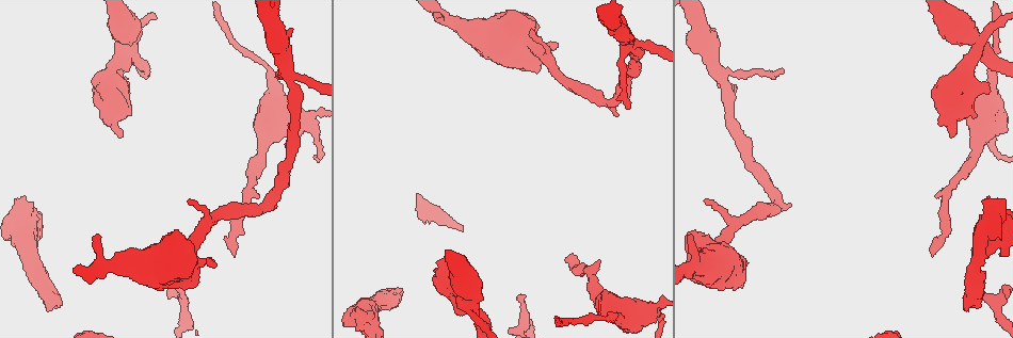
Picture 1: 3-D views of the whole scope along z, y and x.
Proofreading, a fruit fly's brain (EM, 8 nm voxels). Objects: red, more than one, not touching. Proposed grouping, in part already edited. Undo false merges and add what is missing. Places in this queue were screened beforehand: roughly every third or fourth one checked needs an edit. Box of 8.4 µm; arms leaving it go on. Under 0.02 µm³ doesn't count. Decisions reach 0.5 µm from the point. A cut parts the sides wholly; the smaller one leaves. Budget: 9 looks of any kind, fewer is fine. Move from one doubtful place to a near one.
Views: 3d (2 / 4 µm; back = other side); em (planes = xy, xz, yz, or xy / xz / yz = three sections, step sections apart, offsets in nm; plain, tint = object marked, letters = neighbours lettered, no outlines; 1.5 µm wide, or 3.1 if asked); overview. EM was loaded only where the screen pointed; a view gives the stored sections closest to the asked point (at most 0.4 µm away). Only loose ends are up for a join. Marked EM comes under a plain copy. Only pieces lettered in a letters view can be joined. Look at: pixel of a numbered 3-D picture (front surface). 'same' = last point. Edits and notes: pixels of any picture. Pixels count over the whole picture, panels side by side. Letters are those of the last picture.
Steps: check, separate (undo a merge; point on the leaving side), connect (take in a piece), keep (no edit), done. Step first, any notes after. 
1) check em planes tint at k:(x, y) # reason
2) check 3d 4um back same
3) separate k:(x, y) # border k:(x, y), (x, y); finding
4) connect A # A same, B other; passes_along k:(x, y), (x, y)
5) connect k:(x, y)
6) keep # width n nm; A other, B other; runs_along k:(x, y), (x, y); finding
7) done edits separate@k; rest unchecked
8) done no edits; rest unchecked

check em planes tint at 1:(573, 258) # end of a long branch

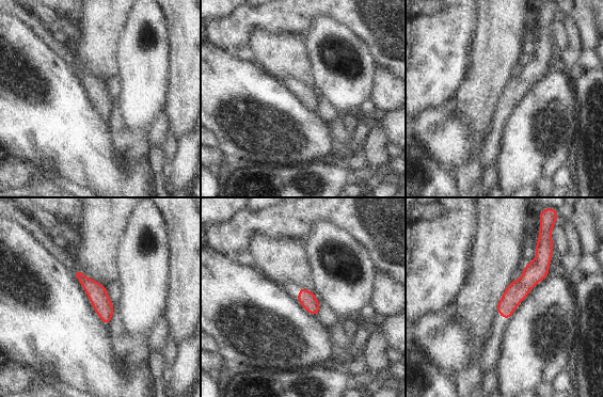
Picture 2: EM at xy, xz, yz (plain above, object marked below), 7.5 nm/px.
check em planes letters same # what lies round it

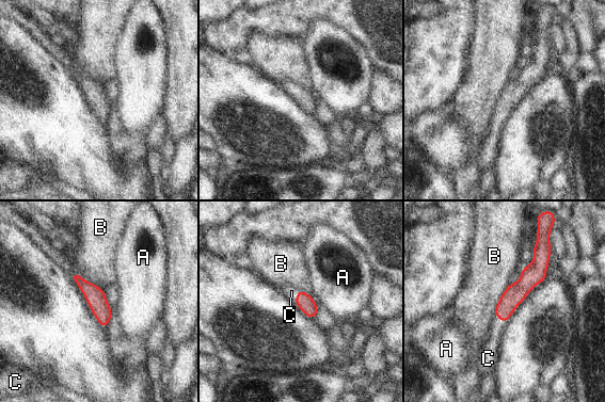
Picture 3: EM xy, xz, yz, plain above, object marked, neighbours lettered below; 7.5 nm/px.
connect C # A other, B other, C same; passes_along 3:(515, 293), (498, 318), (490, 348); it goes on there

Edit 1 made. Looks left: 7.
check overview # redraw

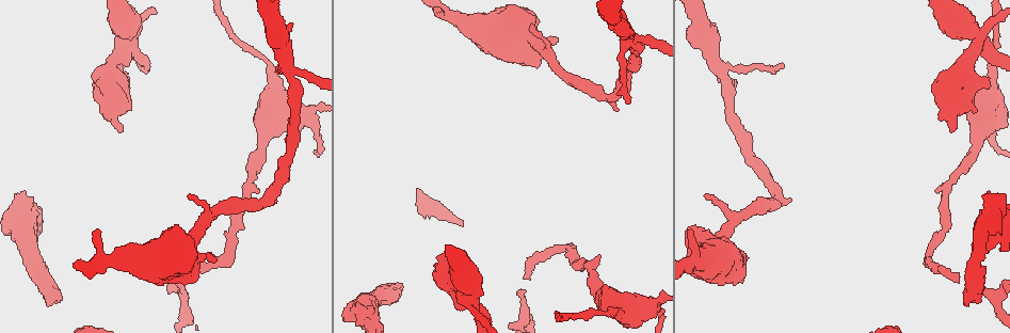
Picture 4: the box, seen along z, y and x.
check 3d 2um at 4:(46, 303)

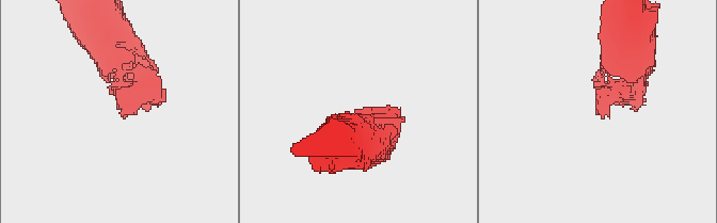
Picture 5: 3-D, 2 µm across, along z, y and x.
check em xy step 8 letters at 5:(362, 113) # shape alone is not enough

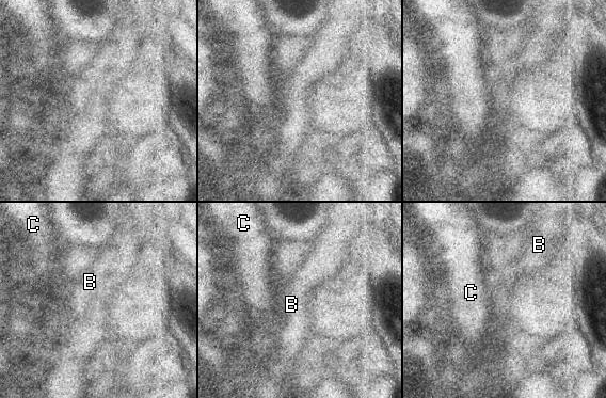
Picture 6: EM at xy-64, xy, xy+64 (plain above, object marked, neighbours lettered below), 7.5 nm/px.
check em planes letters same

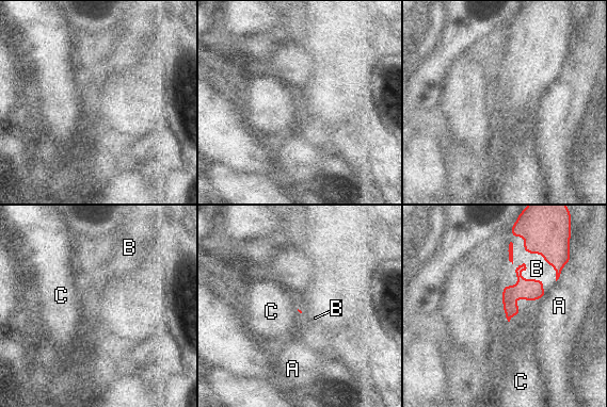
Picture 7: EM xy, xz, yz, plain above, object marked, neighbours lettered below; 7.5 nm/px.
keep # A other, B other, C other; no lettered piece goes on from it

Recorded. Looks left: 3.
check 3d 4um at 4:(703, 195) # free end

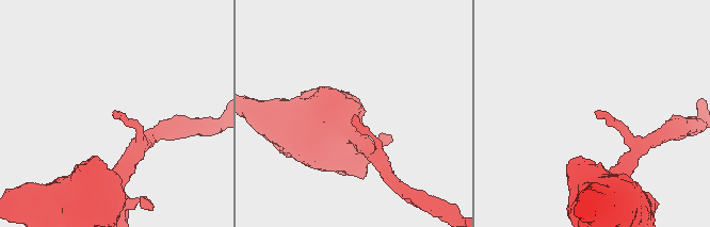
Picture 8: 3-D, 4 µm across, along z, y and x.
check em planes letters at 8:(354, 116)

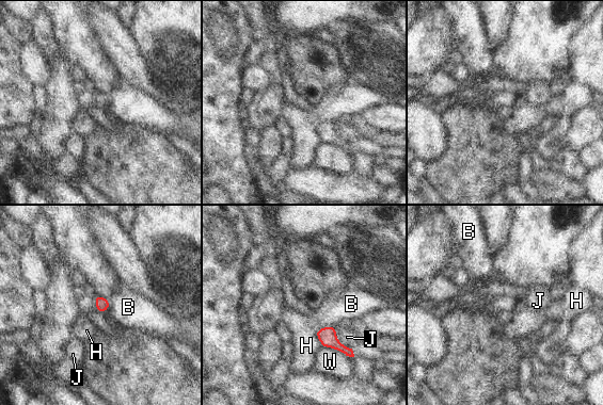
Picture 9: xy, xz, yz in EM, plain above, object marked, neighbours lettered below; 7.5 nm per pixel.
keep # longest_contact W 260 nm; B other, H other, J other, W other; no lettered piece goes on from it

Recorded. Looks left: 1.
done edits connect@3; rest unchecked

